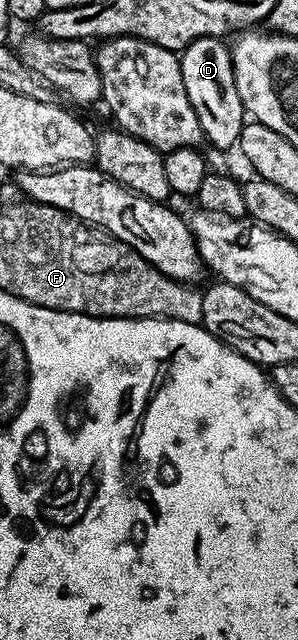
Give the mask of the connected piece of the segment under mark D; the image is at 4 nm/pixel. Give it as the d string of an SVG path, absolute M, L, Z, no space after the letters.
M216 36L199 38L179 56L183 86L187 90L187 98L191 98L191 106L195 106L202 137L217 148L229 148L232 144L234 147L240 141L241 129L247 123L247 113L235 86L233 54L230 45L225 43L224 39Z

